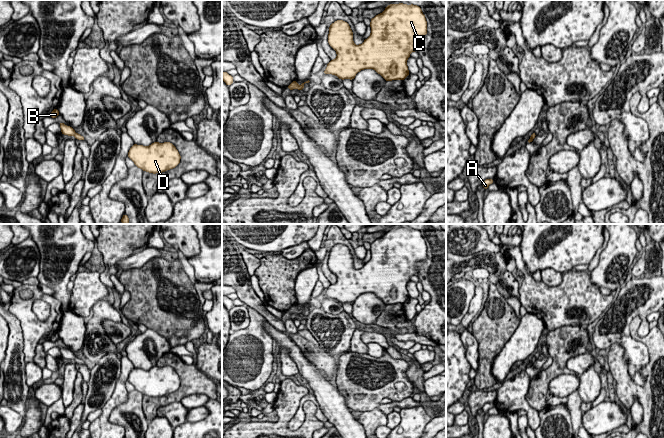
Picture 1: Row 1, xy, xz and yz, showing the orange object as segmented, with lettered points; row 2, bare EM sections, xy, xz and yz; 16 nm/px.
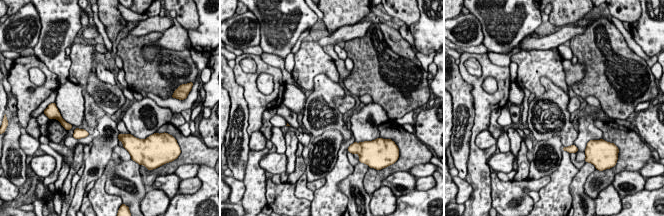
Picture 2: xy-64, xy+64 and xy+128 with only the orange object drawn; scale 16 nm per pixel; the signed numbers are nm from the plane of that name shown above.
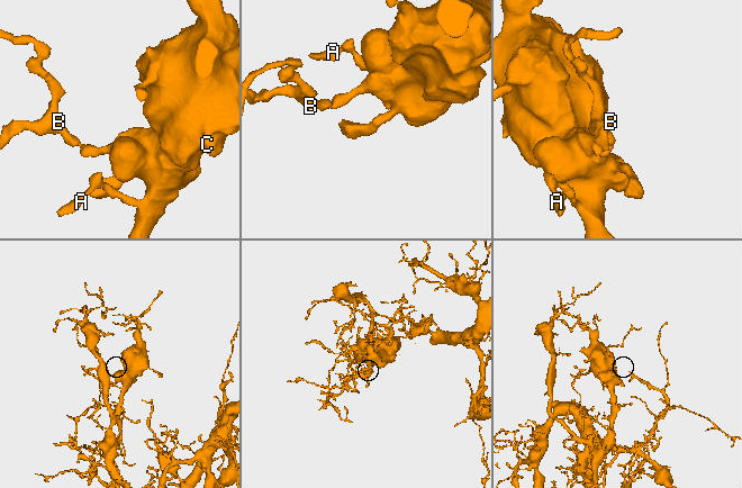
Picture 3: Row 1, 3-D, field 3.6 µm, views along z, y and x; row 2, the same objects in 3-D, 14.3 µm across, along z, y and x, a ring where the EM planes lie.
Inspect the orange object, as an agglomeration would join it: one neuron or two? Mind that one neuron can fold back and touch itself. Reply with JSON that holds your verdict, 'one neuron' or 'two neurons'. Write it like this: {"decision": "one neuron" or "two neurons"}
{"decision": "one neuron"}

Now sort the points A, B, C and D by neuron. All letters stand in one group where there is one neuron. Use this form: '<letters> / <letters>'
A B C D

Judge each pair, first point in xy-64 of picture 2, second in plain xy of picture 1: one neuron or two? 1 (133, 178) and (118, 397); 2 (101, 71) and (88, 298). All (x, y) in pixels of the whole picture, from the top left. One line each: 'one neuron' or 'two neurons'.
1: two neurons
2: two neurons

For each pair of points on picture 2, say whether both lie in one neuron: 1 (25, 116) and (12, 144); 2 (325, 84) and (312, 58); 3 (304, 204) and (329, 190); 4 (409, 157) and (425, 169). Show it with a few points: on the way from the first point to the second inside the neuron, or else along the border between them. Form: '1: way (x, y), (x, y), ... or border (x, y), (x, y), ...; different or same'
1: border (15, 99), (17, 120), (19, 122); different
2: border (339, 83), (318, 74), (311, 90); different
3: border (310, 201), (311, 205); different
4: border (429, 162), (416, 164), (407, 171); different

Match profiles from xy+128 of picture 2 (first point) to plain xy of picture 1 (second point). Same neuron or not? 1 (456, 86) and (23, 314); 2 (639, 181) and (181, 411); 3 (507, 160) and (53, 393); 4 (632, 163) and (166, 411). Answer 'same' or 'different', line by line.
1: different
2: same
3: same
4: different

